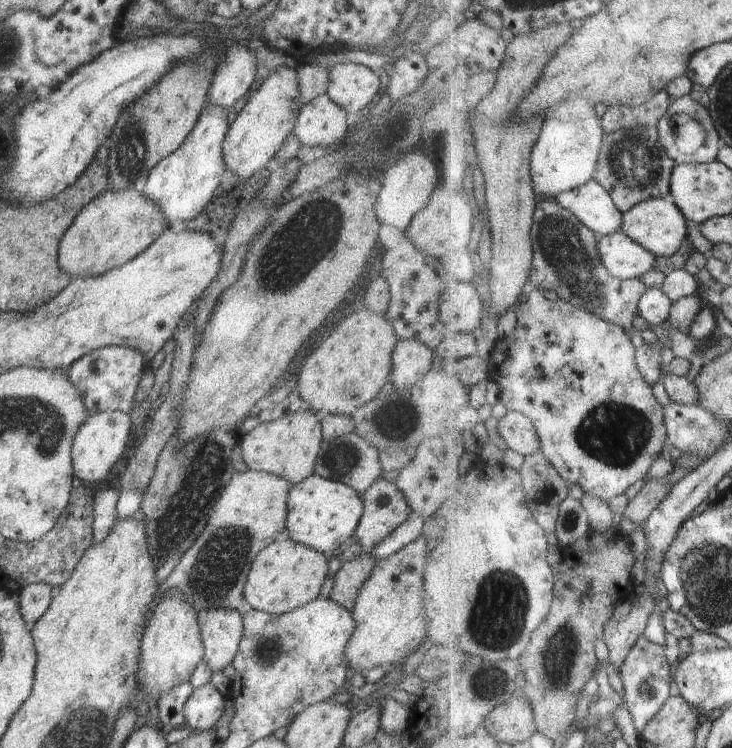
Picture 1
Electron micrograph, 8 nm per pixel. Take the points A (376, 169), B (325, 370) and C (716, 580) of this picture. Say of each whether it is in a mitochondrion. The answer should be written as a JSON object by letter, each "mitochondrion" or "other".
{"A":"other","B":"other","C":"mitochondrion"}

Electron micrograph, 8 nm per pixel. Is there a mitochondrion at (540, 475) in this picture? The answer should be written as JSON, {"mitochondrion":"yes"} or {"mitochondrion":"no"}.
{"mitochondrion":"no"}

